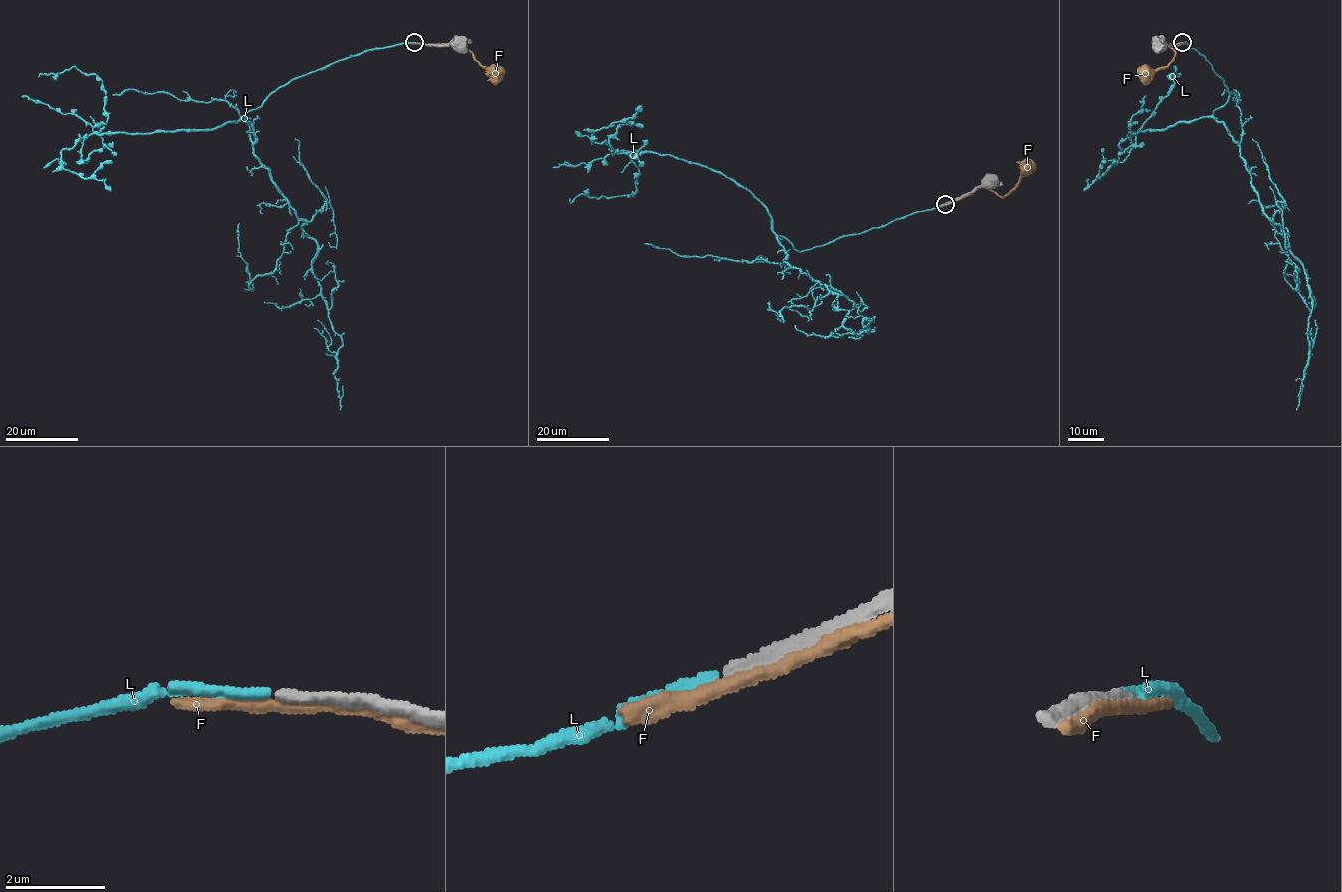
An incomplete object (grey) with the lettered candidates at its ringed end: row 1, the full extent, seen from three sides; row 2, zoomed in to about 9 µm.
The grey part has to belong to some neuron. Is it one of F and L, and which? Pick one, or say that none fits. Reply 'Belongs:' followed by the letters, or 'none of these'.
Belongs: L

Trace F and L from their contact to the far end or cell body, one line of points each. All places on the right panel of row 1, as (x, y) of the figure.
F: (1180, 43), (1166, 44), (1175, 54), (1174, 59), (1167, 66), (1147, 73)
L: (1182, 42), (1224, 80), (1229, 98), (1213, 115), (1306, 275), (1309, 364), (1300, 398), (1300, 386)

